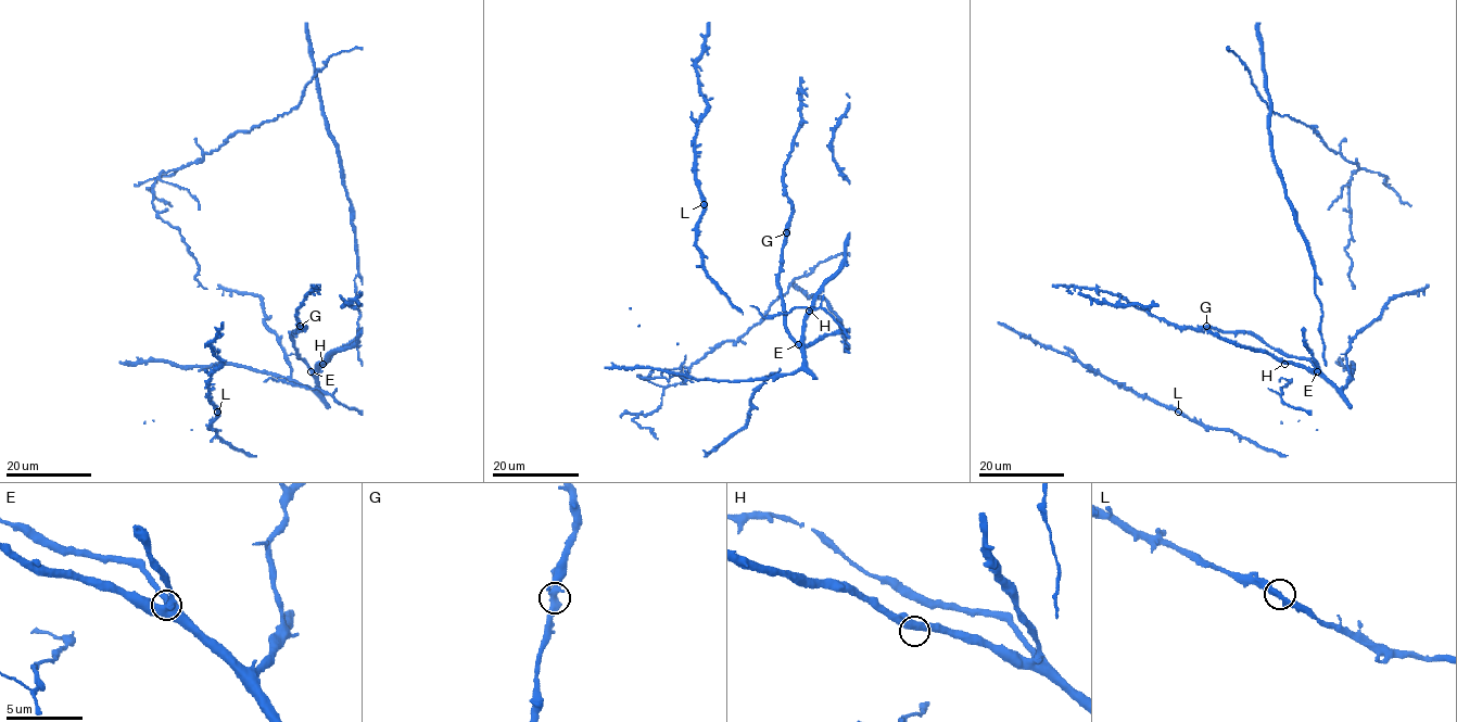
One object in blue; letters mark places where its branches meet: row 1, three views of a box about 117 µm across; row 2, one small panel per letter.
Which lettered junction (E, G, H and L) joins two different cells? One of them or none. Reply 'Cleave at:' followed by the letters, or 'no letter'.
Cleave at: no letter

